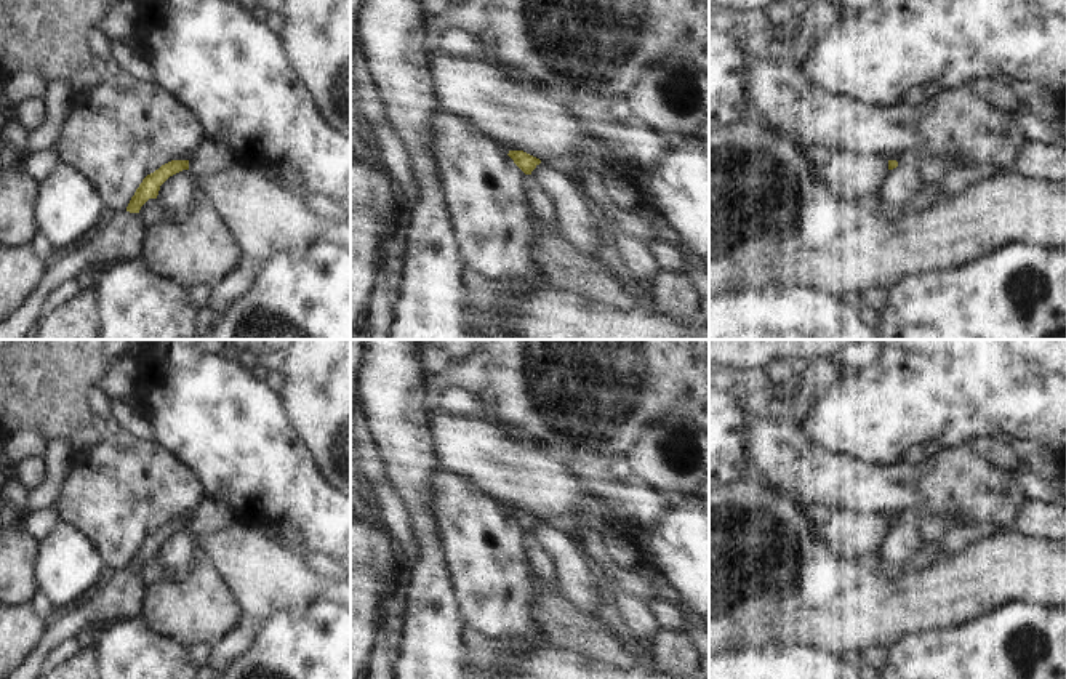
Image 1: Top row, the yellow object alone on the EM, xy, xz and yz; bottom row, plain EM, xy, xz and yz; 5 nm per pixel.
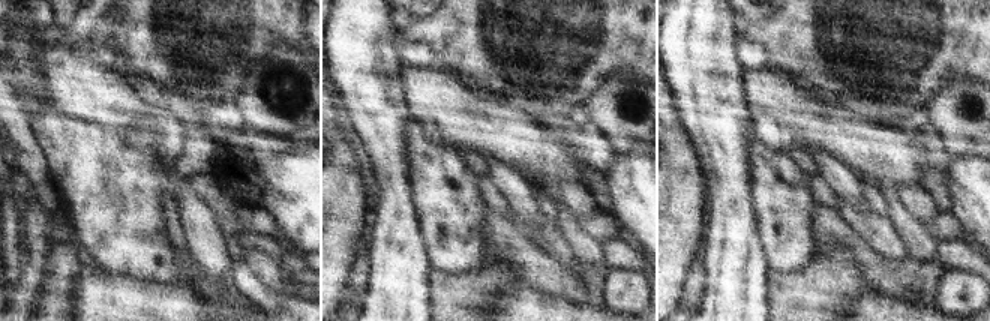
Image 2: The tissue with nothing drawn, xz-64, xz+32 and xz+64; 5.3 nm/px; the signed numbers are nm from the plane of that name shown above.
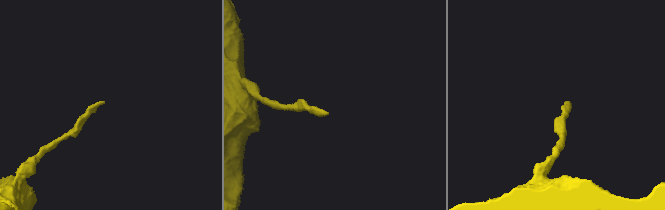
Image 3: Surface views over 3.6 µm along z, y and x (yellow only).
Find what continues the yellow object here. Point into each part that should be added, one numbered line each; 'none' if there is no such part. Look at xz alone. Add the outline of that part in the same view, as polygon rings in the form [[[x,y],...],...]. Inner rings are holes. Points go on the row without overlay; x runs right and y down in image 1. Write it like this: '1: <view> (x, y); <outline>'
none

